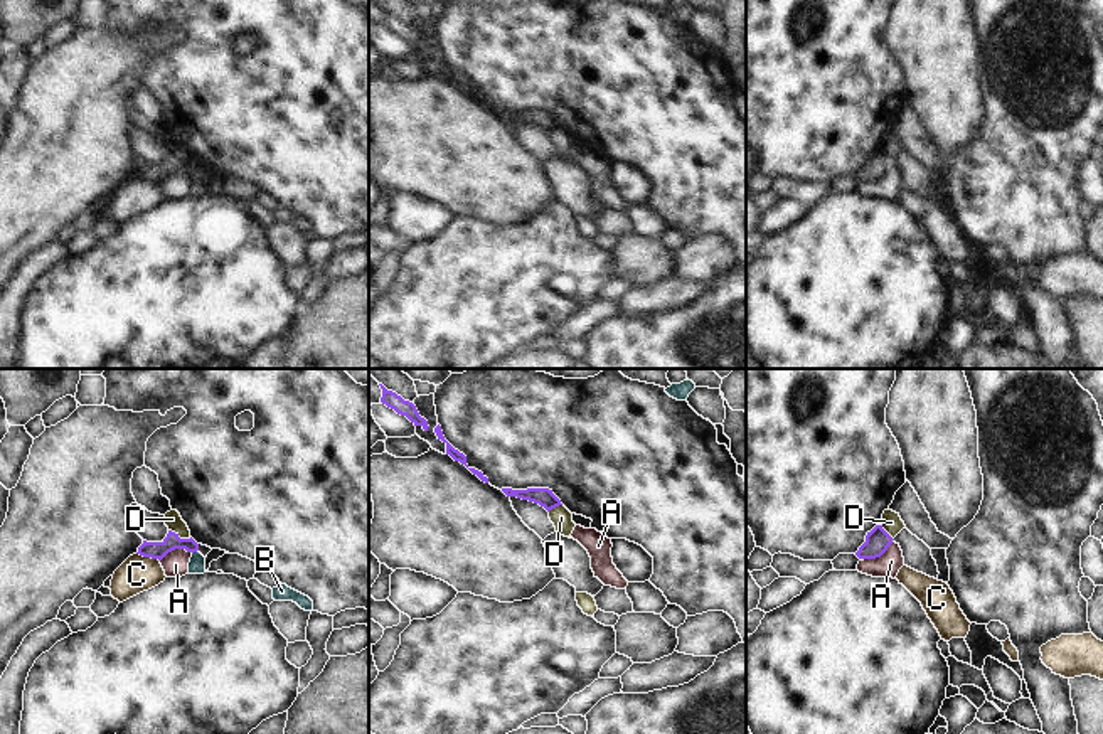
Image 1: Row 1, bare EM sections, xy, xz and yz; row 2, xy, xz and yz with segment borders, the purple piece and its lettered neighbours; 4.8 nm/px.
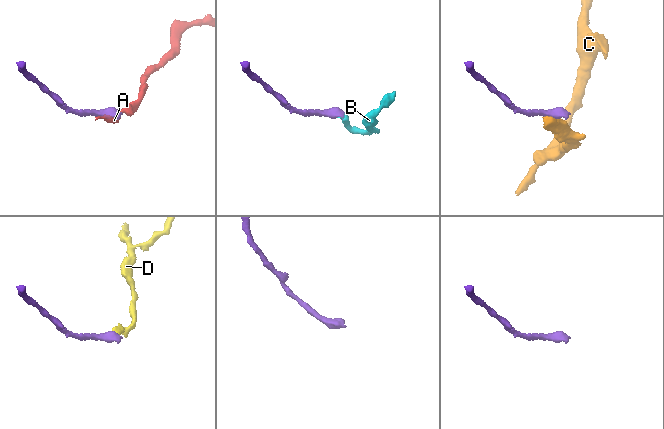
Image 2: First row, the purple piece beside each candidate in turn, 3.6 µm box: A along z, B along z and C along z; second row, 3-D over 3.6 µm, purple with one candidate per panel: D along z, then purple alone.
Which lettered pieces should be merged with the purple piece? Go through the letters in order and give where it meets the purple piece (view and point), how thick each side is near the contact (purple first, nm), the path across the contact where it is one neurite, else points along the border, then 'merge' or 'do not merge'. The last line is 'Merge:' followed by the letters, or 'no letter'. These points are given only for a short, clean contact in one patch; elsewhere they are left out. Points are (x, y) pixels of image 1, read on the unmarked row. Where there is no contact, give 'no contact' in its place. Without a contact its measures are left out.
A: contact xy (175, 170); calibres 80 and 130 nm; border xy (192, 175), (172, 172), (160, 184); do not merge
B: contact xy (194, 174); calibres 80 and 80 nm; way xy (172, 164), (184, 165), (194, 174), (197, 184); merge
C: contact xy (149, 179); calibres 80 and 170 nm; border xy (137, 175), (159, 184); do not merge
D: contact xy (179, 160); calibres 80 and 80 nm; border xy (169, 152), (181, 160), (191, 160); do not merge
Merge: B

